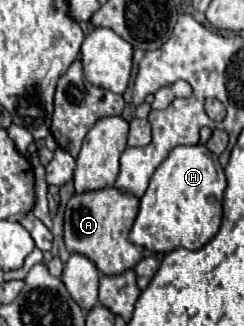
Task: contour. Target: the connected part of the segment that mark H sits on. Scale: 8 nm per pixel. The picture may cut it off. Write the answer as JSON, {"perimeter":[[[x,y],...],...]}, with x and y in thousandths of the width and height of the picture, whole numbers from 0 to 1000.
{"perimeter":[[[836,442],[721,448],[615,546],[615,571],[574,607],[574,650],[533,706],[533,742],[623,773],[713,761],[811,767],[861,742],[910,681],[910,595],[926,583],[918,515],[893,479]]]}

